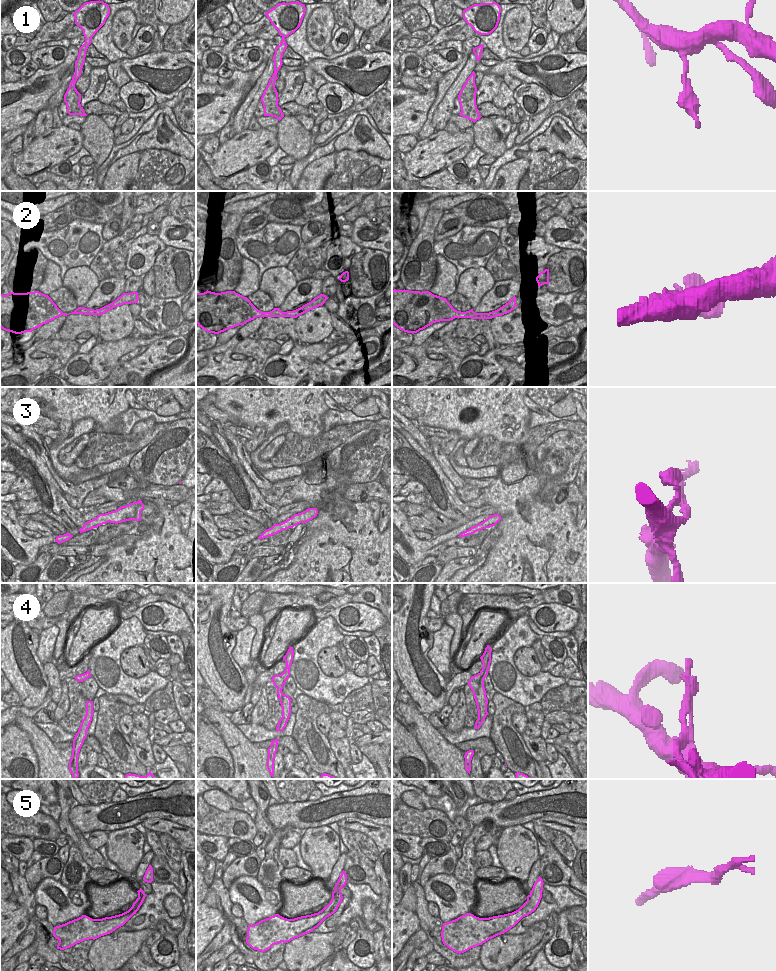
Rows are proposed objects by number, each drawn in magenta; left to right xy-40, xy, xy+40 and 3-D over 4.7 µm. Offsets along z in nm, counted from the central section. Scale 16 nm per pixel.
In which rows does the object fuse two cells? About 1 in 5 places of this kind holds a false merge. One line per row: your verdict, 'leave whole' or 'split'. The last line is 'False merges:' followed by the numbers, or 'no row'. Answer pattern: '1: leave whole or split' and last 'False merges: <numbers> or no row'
1: leave whole
2: leave whole
3: leave whole
4: split
5: leave whole
False merges: 4

